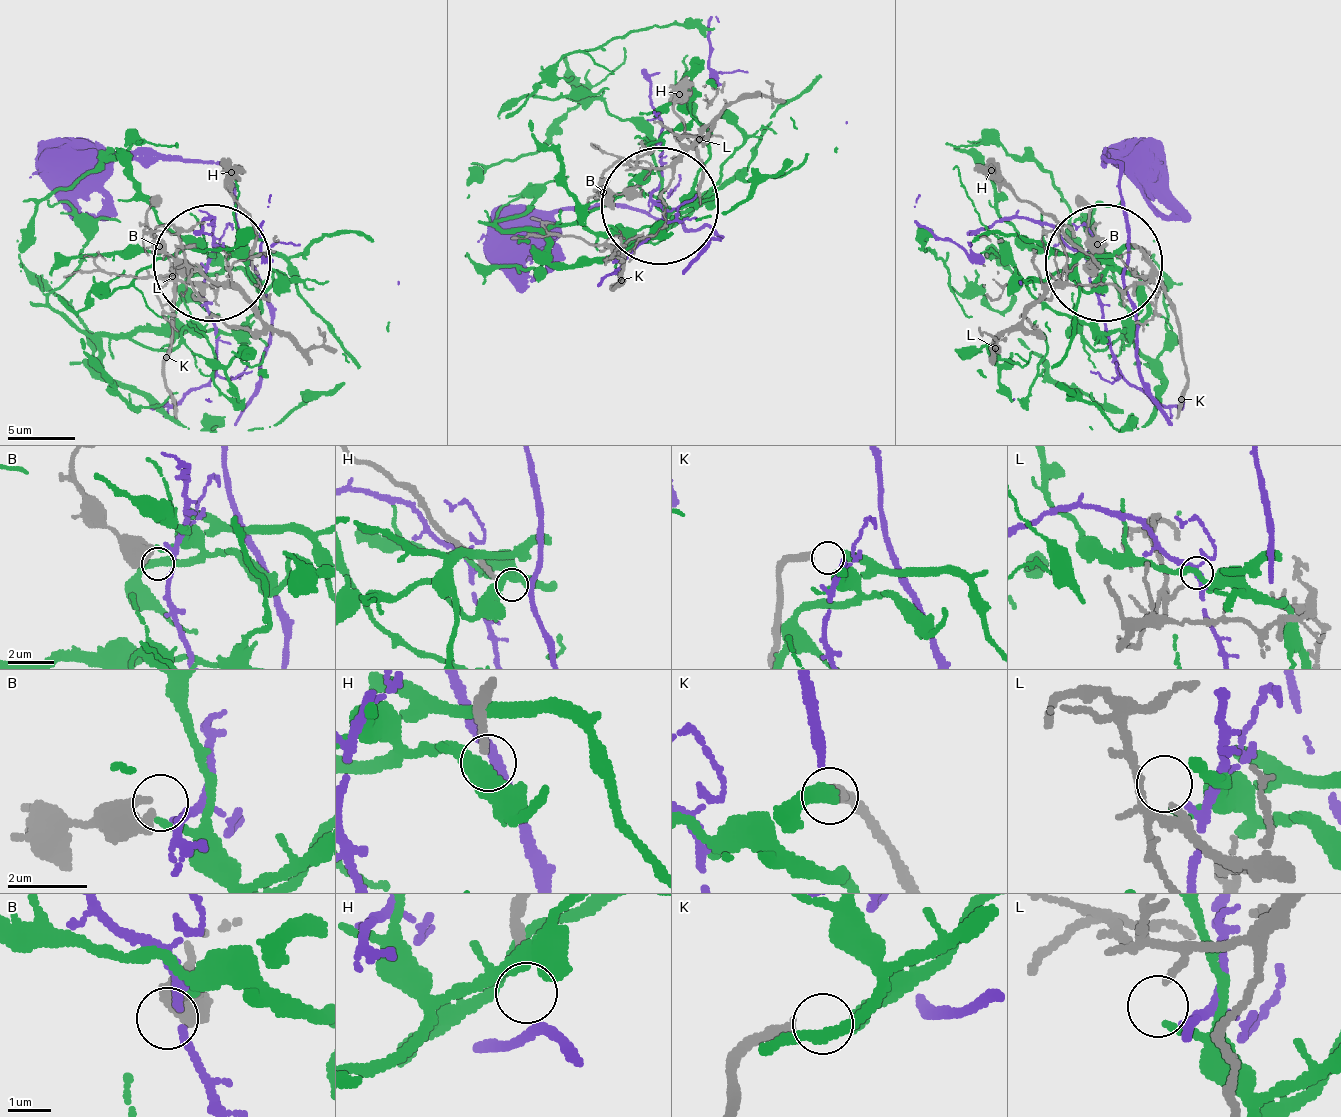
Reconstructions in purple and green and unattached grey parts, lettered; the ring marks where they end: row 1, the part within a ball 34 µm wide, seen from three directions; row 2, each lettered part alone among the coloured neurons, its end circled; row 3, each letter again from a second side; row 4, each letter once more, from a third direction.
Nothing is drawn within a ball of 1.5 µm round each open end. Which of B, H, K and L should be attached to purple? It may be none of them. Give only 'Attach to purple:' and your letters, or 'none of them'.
Attach to purple: none of them

